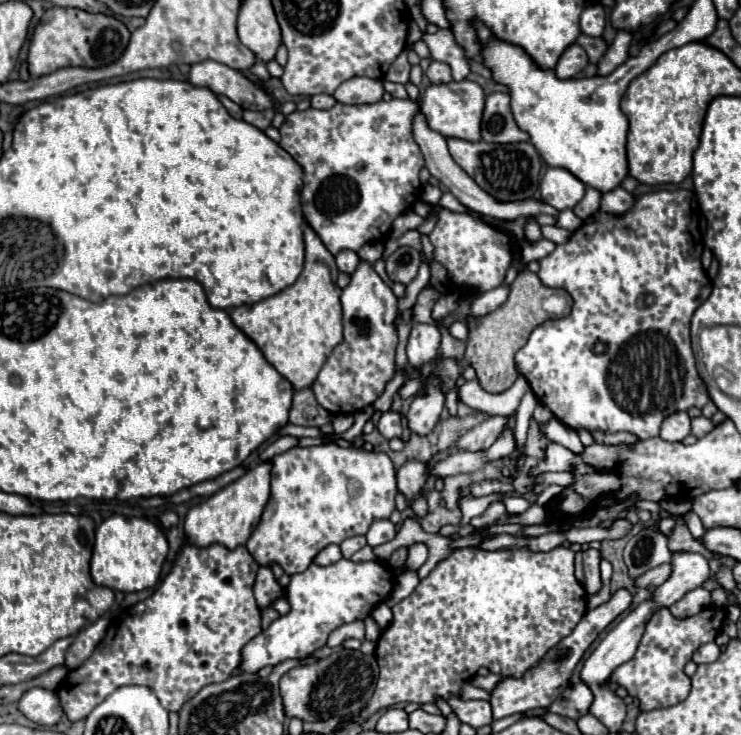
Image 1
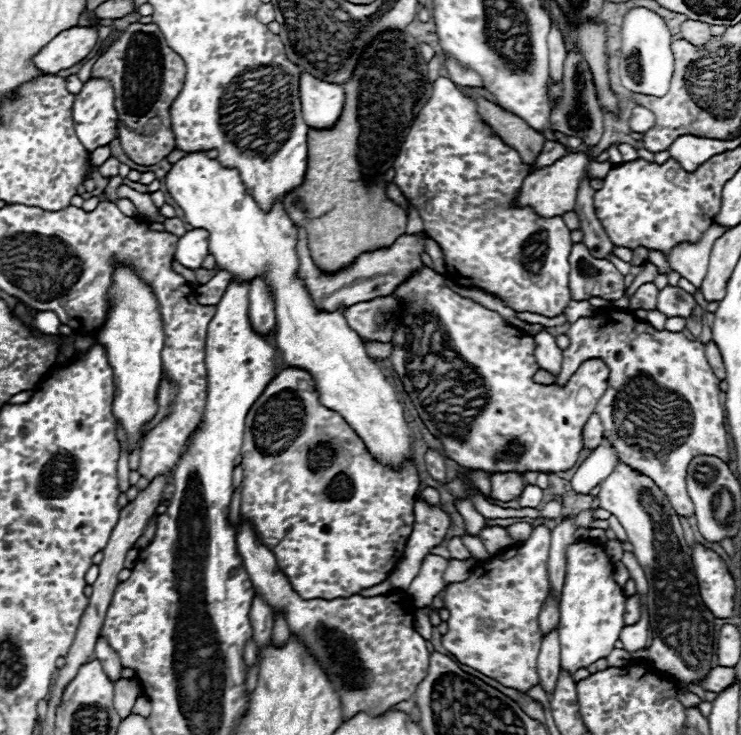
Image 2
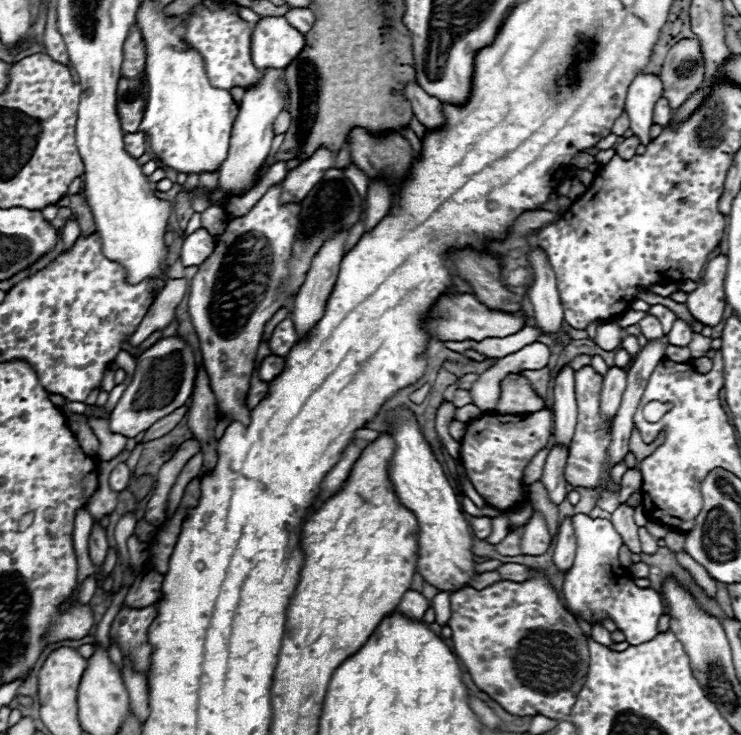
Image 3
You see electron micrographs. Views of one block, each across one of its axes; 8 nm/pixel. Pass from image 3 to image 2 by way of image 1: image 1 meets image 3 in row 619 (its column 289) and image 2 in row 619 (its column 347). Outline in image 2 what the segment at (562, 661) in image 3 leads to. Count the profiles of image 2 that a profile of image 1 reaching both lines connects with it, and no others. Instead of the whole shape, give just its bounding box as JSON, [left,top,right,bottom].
[442,524,550,694]

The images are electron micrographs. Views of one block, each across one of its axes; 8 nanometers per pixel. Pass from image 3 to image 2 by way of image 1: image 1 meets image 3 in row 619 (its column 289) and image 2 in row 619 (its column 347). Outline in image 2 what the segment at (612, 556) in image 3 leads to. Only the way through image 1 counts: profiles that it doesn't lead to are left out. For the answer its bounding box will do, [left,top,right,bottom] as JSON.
[560,540,626,674]

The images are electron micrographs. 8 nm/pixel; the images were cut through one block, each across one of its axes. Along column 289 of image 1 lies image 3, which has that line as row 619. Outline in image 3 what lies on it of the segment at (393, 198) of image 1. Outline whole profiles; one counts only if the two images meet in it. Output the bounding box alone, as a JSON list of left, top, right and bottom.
[110,606,156,672]

